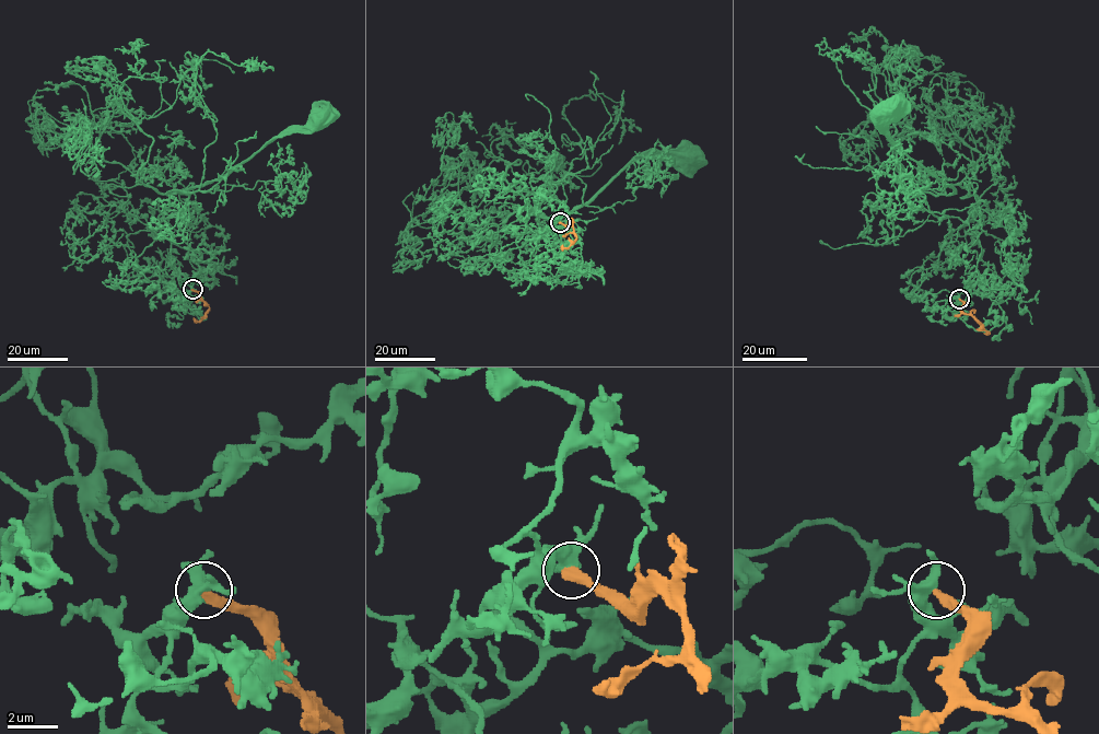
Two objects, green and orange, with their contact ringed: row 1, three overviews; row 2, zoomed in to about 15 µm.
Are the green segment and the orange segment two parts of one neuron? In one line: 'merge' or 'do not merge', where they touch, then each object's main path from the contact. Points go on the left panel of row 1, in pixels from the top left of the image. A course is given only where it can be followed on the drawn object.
do not merge | (193, 289) | green via (193, 289), (184, 303), (205, 318), (159, 217), (188, 195), (166, 194), (223, 178), (322, 114) | orange via (193, 289), (209, 307), (200, 321), (193, 317)

